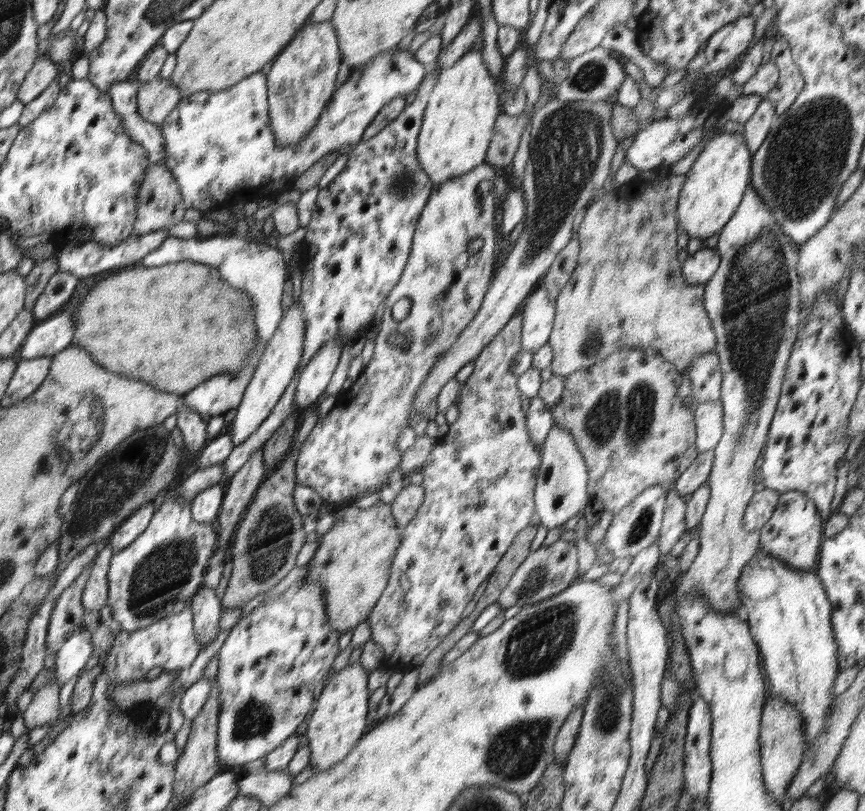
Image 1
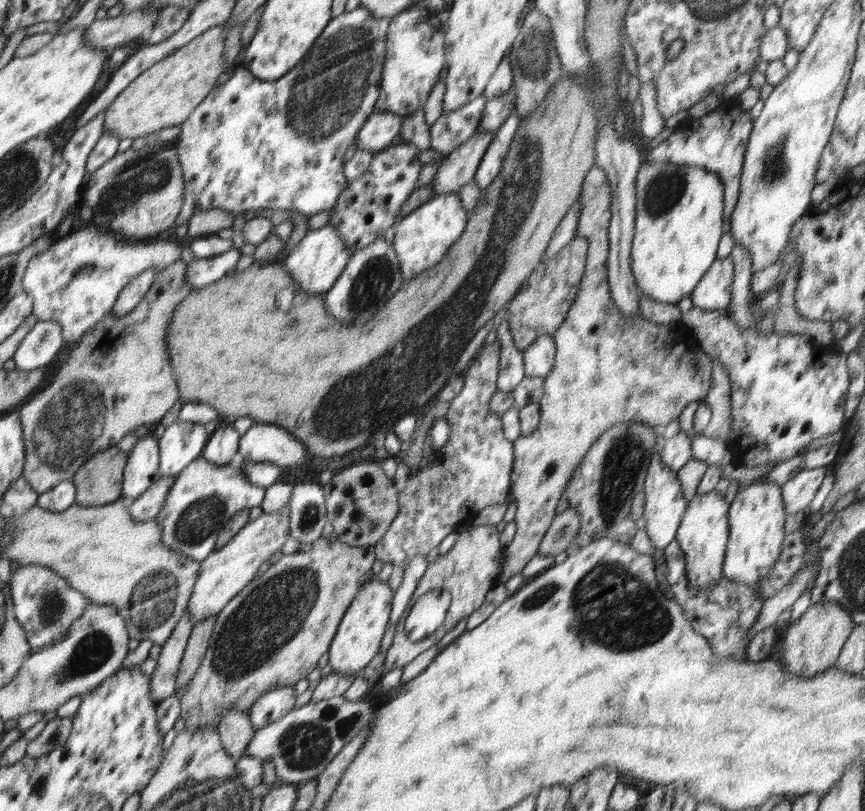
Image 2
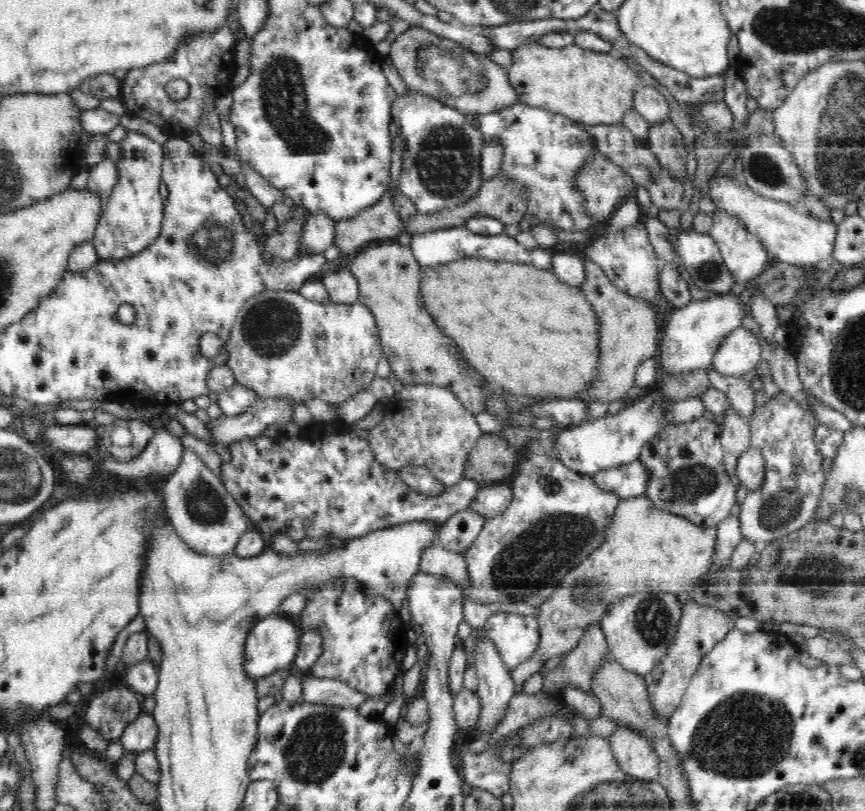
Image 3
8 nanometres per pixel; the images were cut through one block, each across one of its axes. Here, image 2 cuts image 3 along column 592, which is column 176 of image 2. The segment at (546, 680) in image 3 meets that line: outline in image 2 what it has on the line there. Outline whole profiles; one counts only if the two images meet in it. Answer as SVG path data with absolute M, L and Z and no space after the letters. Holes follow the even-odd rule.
M190 615L185 616L176 624L172 636L156 649L156 670L150 677L150 700L157 704L161 700L175 694L176 675L180 670L182 658L187 648L187 640L190 638L195 624Z

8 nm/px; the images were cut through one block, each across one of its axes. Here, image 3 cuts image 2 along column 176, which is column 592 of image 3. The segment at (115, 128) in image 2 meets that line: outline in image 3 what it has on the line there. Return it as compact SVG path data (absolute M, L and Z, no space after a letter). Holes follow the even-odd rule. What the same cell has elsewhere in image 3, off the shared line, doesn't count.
M540 41L526 43L511 50L512 64L508 66L509 83L519 95L519 100L528 106L548 109L550 112L566 116L574 121L588 125L622 125L624 114L634 109L635 90L646 85L642 78L614 52L596 52L584 49L574 43L564 48L550 48Z

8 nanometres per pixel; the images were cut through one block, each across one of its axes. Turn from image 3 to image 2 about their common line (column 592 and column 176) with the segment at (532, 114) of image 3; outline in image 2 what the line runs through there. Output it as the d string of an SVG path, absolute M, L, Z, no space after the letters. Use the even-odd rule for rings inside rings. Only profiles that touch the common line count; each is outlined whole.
M358 5L354 10L344 11L340 16L330 19L322 34L314 41L308 52L298 61L298 64L291 68L284 76L278 80L260 80L254 76L246 67L236 65L233 75L229 80L214 86L206 95L206 98L194 108L193 112L180 125L180 135L174 141L173 149L179 158L180 168L184 180L184 196L181 211L175 220L174 226L181 225L184 220L188 220L197 212L210 210L211 208L221 208L228 211L232 216L243 213L246 210L257 210L258 208L271 208L273 210L298 210L306 216L314 216L316 213L332 209L339 194L344 190L346 176L343 174L343 159L346 151L354 144L356 136L375 113L376 101L381 89L382 69L385 61L384 53L386 48L386 35L388 34L390 18L375 17L369 10Z

